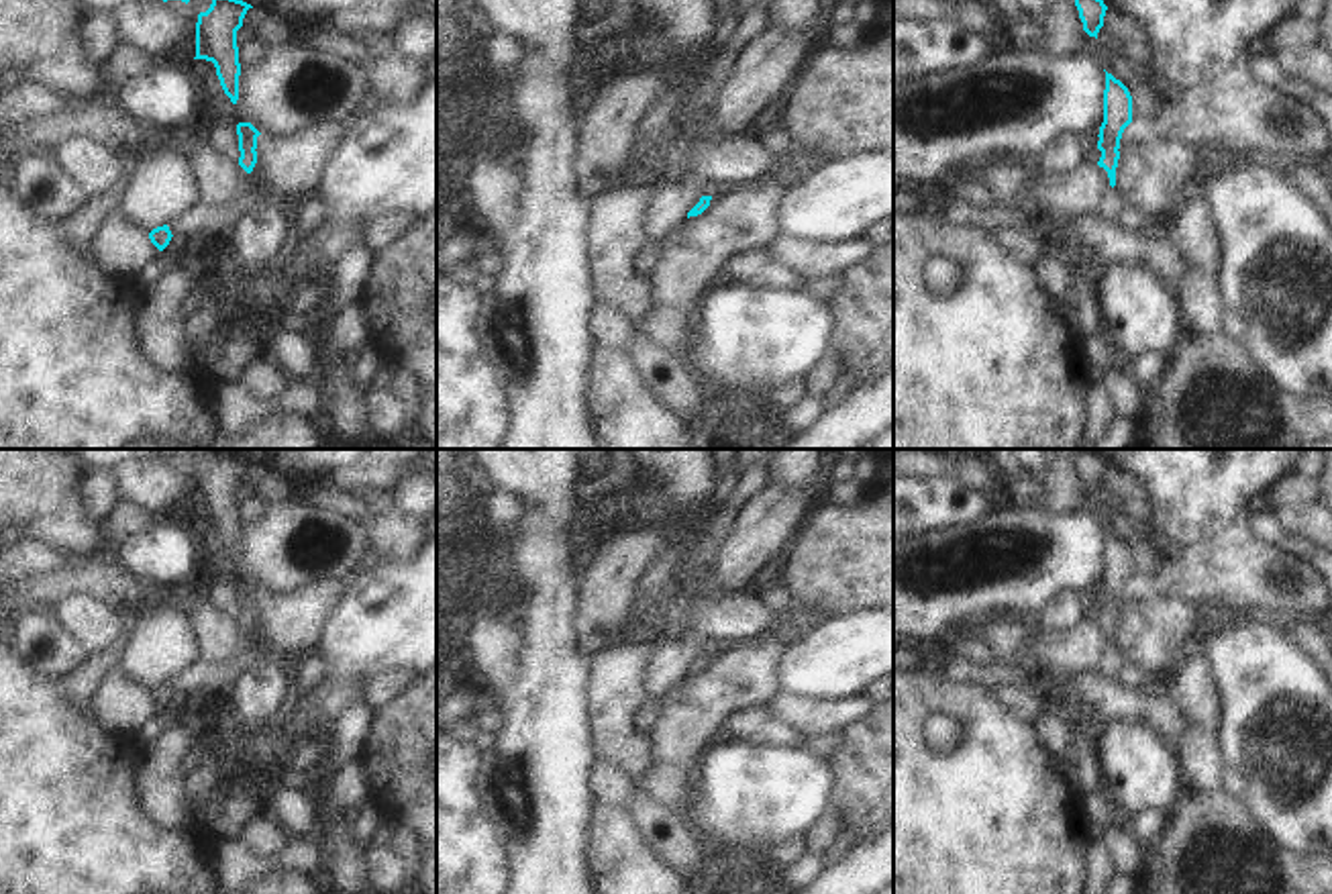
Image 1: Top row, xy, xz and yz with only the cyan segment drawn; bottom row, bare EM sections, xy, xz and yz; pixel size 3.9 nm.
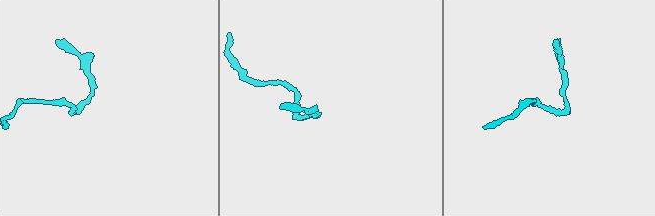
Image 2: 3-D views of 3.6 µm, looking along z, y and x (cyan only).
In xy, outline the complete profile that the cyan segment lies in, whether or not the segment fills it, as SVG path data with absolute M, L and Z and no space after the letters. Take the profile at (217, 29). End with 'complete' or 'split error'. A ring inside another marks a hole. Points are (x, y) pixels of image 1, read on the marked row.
M212 0L196 22L196 57L212 61L224 94L233 104L239 100L239 47L237 31L243 27L247 10L253 8L243 0Z; complete

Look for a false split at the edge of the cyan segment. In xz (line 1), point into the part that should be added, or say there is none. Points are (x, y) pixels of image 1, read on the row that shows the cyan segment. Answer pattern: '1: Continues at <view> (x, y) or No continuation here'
1: No continuation here

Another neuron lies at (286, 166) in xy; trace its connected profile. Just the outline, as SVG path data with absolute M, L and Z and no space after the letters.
M318 125L290 137L259 135L251 171L257 192L277 200L316 192L326 159L345 131L345 125Z

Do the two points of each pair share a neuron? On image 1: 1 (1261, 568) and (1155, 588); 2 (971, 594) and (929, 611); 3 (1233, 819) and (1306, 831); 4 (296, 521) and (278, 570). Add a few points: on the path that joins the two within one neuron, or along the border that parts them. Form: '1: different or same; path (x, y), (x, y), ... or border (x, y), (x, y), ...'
1: same; path (1235, 570), (1202, 570), (1182, 576)
2: same; path (961, 594), (945, 594), (939, 601)
3: different; border (1233, 784), (1251, 817), (1279, 846), (1296, 854)
4: same; path (292, 533), (278, 558)

